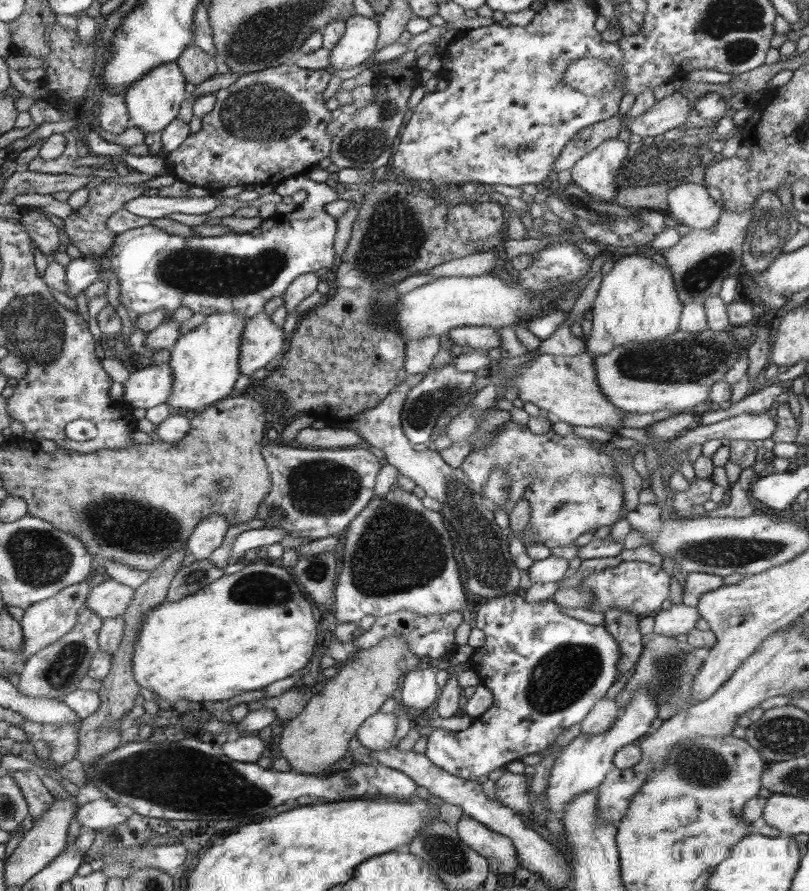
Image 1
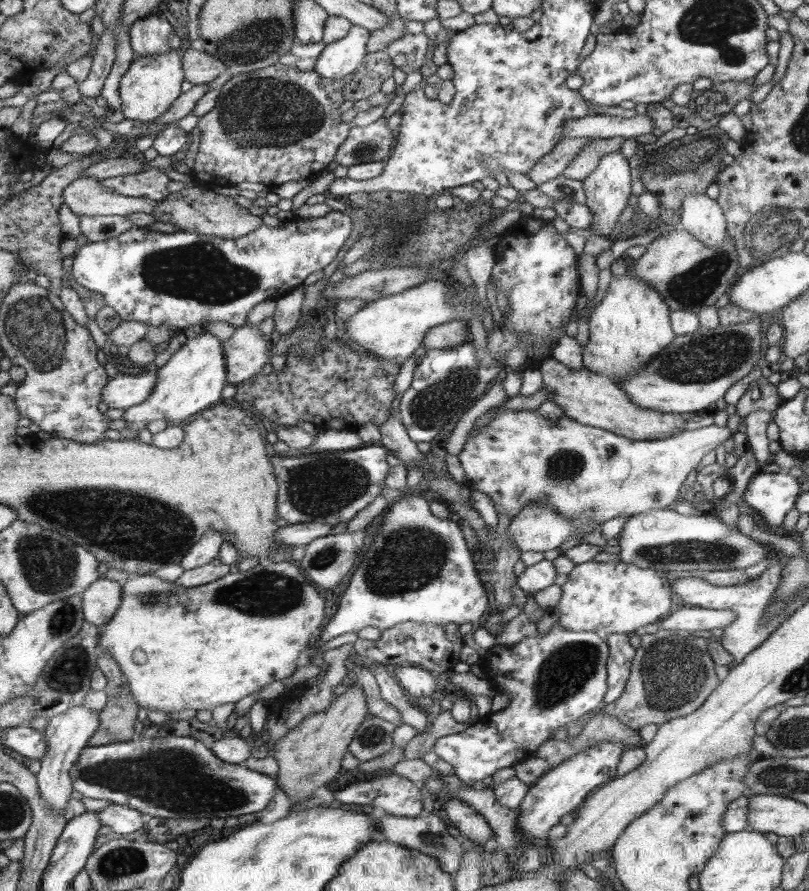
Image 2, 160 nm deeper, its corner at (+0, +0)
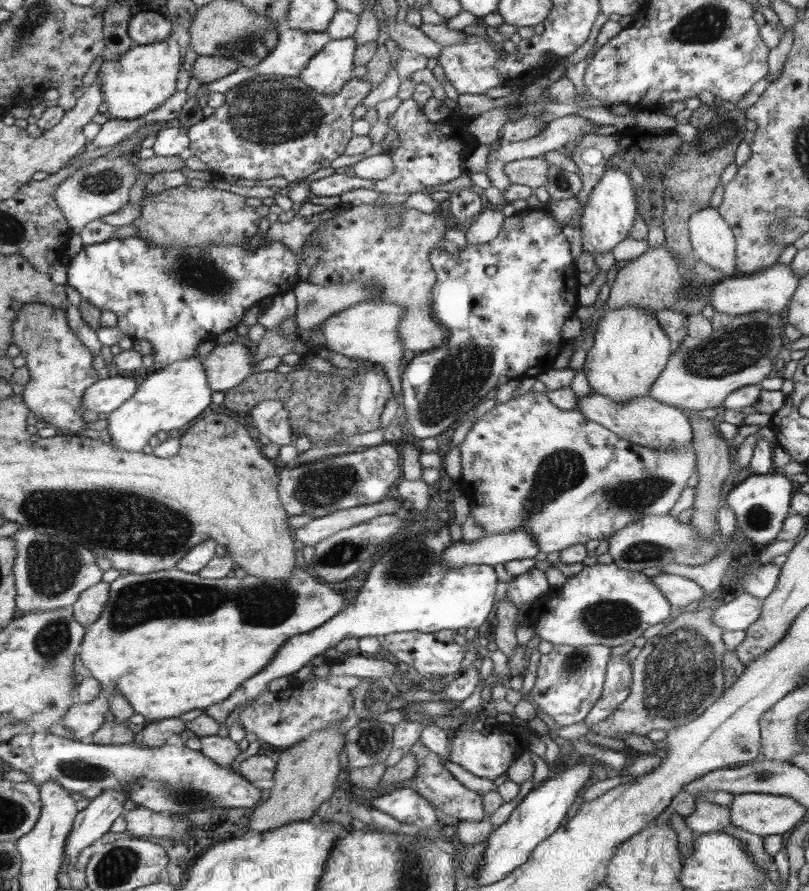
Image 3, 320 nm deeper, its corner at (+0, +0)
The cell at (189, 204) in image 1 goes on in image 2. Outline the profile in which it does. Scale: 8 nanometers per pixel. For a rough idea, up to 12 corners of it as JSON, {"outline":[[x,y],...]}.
{"outline":[[84,176],[65,188],[80,216],[152,214],[157,201]]}

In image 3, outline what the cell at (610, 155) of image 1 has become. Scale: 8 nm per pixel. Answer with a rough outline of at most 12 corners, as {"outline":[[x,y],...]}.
{"outline":[[614,166],[581,212],[582,250],[626,240],[636,216],[632,180]]}

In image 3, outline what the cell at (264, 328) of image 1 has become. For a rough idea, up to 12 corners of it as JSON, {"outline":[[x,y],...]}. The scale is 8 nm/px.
{"outline":[[242,338],[216,344],[204,365],[213,392],[240,385],[253,354]]}

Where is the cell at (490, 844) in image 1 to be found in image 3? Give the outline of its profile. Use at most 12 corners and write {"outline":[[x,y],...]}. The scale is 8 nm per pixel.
{"outline":[[415,742],[410,783],[460,821],[487,816],[483,796],[458,782],[435,752]]}

